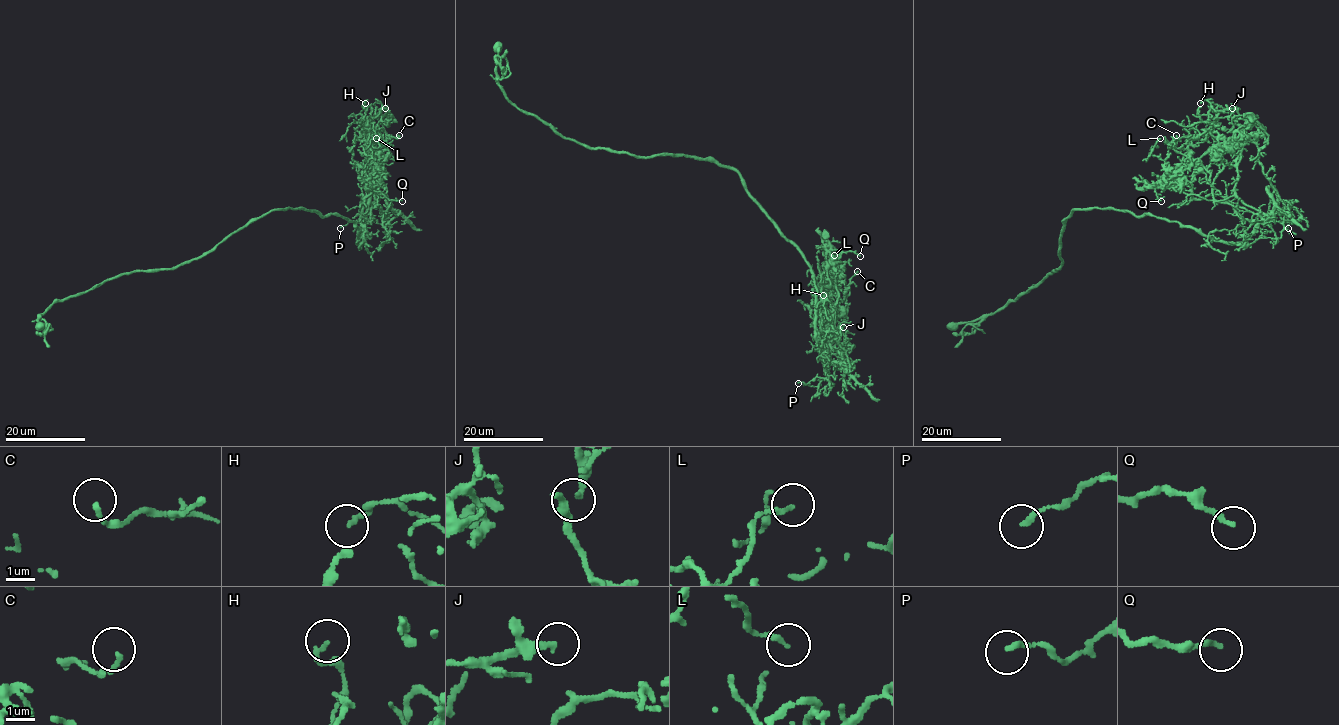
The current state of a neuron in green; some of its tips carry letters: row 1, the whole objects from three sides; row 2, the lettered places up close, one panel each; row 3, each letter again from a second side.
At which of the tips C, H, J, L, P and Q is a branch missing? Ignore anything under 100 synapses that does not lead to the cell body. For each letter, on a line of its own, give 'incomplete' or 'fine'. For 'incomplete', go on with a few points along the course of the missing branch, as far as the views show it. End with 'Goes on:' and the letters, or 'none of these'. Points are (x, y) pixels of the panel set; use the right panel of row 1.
C: fine
H: fine
J: fine
L: fine
P: fine
Q: fine
Goes on: none of these

